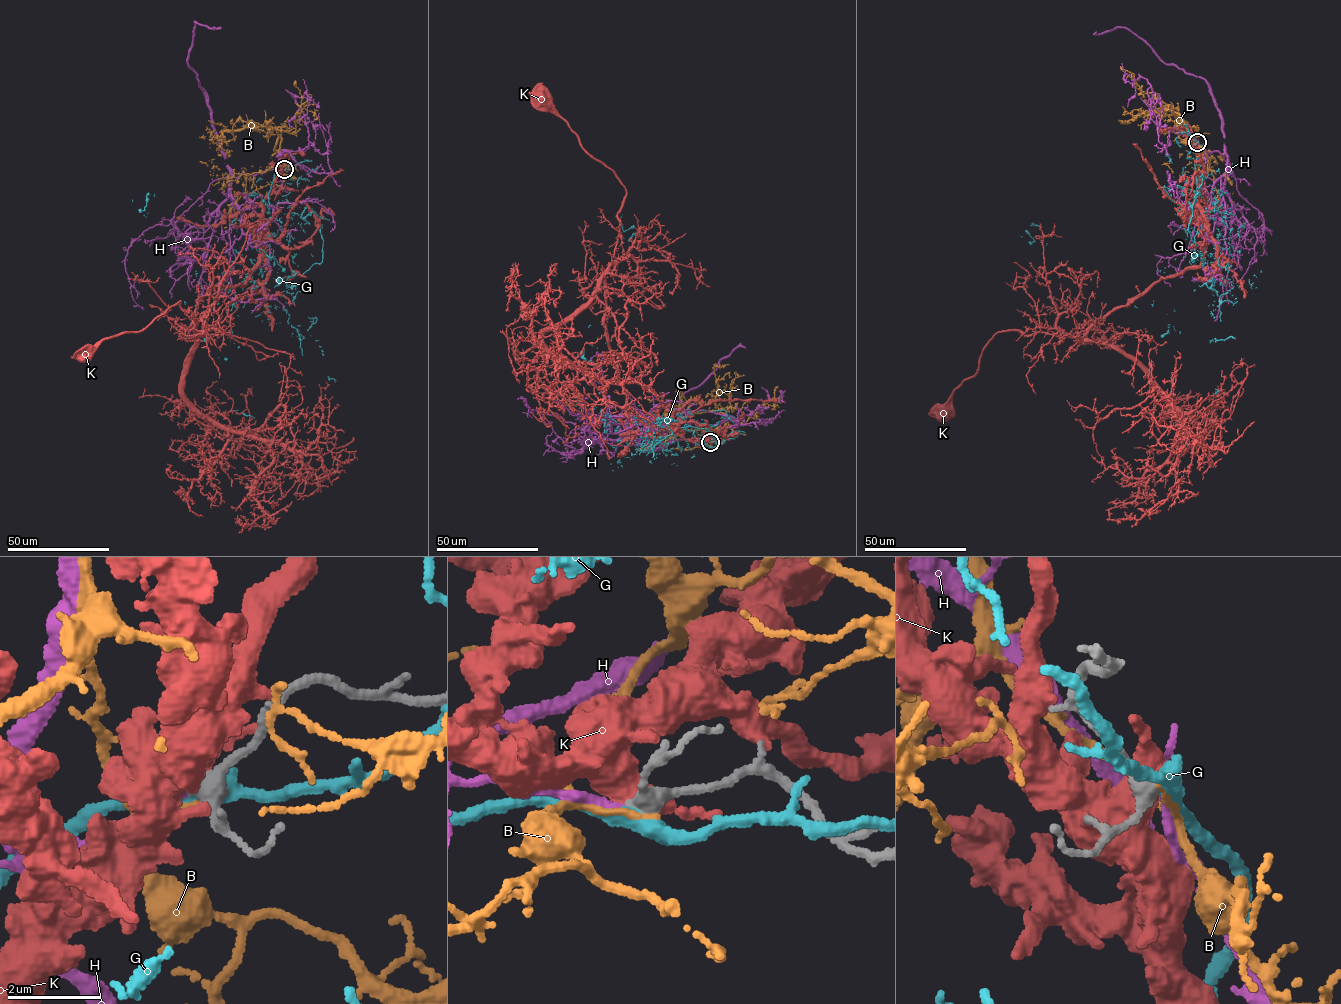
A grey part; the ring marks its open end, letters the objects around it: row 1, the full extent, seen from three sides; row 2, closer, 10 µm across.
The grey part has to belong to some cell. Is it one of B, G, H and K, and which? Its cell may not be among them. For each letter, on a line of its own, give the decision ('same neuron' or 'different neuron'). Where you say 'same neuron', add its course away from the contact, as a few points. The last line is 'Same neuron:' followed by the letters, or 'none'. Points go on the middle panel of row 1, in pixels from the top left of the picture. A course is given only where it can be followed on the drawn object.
B: different neuron
G: different neuron
H: same neuron; it runs (710, 441), (676, 440), (654, 449), (672, 439), (684, 393), (702, 383), (735, 348), (746, 348)
K: different neuron
Same neuron: H

